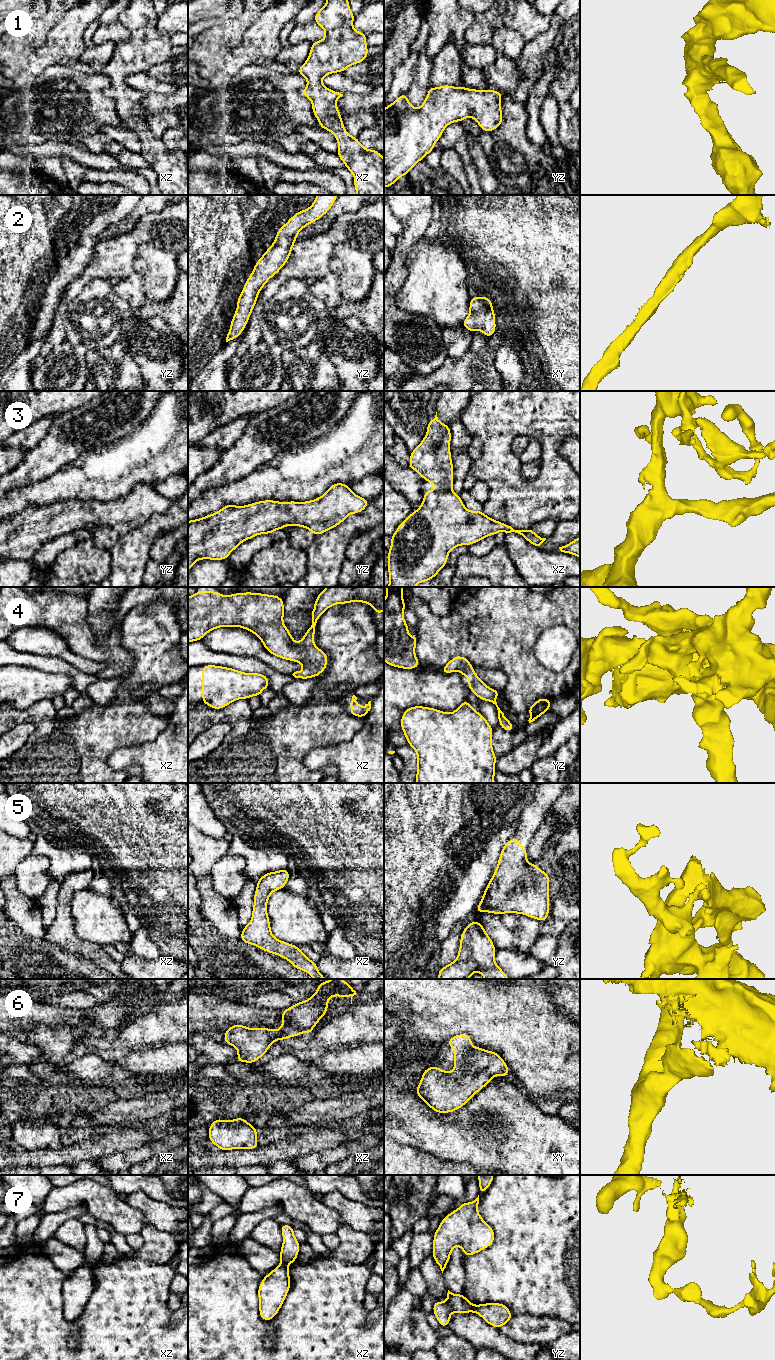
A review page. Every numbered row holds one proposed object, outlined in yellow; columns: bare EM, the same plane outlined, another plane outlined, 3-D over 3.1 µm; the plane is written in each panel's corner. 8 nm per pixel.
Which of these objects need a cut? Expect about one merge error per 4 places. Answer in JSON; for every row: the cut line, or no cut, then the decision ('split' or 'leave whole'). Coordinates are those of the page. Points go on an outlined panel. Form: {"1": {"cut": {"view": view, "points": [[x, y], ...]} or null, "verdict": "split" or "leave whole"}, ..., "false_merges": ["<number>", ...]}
{"1": {"cut": null, "verdict": "leave whole"}, "2": {"cut": null, "verdict": "leave whole"}, "3": {"cut": null, "verdict": "leave whole"}, "4": {"cut": null, "verdict": "leave whole"}, "5": {"cut": null, "verdict": "leave whole"}, "6": {"cut": null, "verdict": "leave whole"}, "7": {"cut": {"view": "xz", "points": [[281, 1262], [287, 1265]]}, "verdict": "split"}, "false_merges": ["7"]}

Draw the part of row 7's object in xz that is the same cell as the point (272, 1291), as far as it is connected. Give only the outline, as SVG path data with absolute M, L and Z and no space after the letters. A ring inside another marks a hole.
M283 1263L264 1276L258 1287L259 1314L263 1320L270 1321L278 1314L290 1285L288 1265Z

